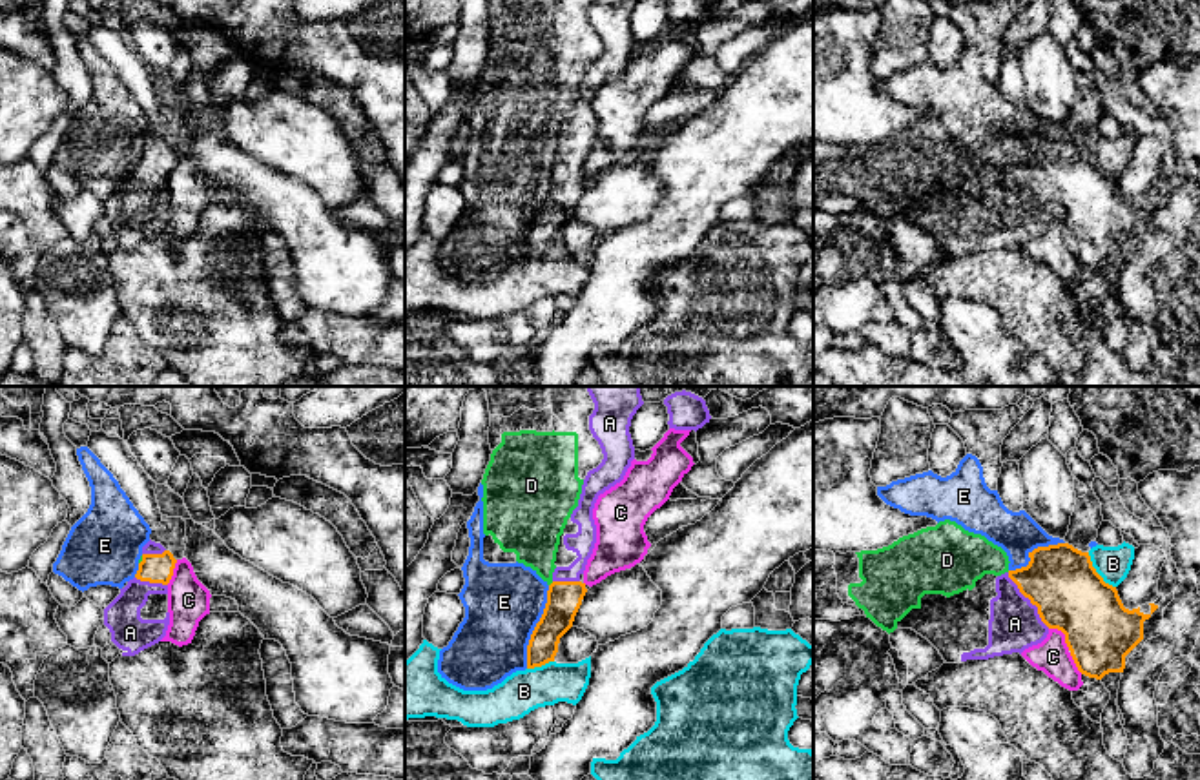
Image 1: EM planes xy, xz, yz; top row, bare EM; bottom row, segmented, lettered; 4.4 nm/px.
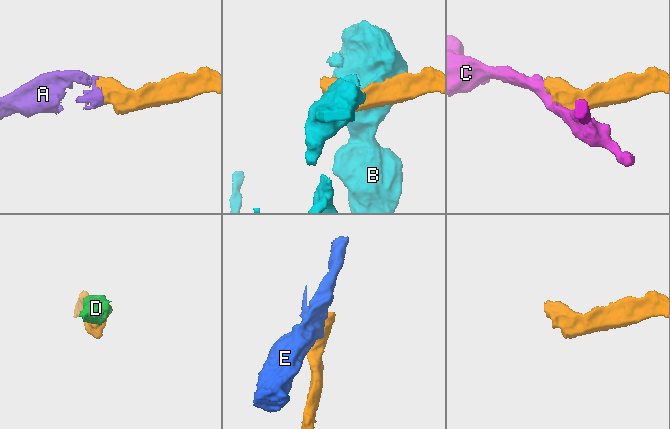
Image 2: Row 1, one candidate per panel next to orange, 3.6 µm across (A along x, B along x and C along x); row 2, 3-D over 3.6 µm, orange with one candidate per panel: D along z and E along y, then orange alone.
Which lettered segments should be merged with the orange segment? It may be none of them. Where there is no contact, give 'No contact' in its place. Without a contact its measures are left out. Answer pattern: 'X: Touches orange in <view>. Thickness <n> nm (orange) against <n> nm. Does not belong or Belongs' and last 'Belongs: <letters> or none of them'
A: Touches orange in yz. Thickness 320 nm (orange) against 220 nm. Belongs
B: Touches orange in yz. Thickness 320 nm (orange) against 160 nm. Does not belong
C: Touches orange in yz. Thickness 320 nm (orange) against 150 nm. Does not belong
D: Touches orange in xz. Thickness 160 nm (orange) against 240 nm. Does not belong
E: Touches orange in xz. Thickness 160 nm (orange) against 340 nm. Does not belong
Belongs: A

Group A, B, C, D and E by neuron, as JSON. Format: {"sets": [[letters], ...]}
{"sets": [["A"], ["B"], ["C"], ["D", "E"]]}

